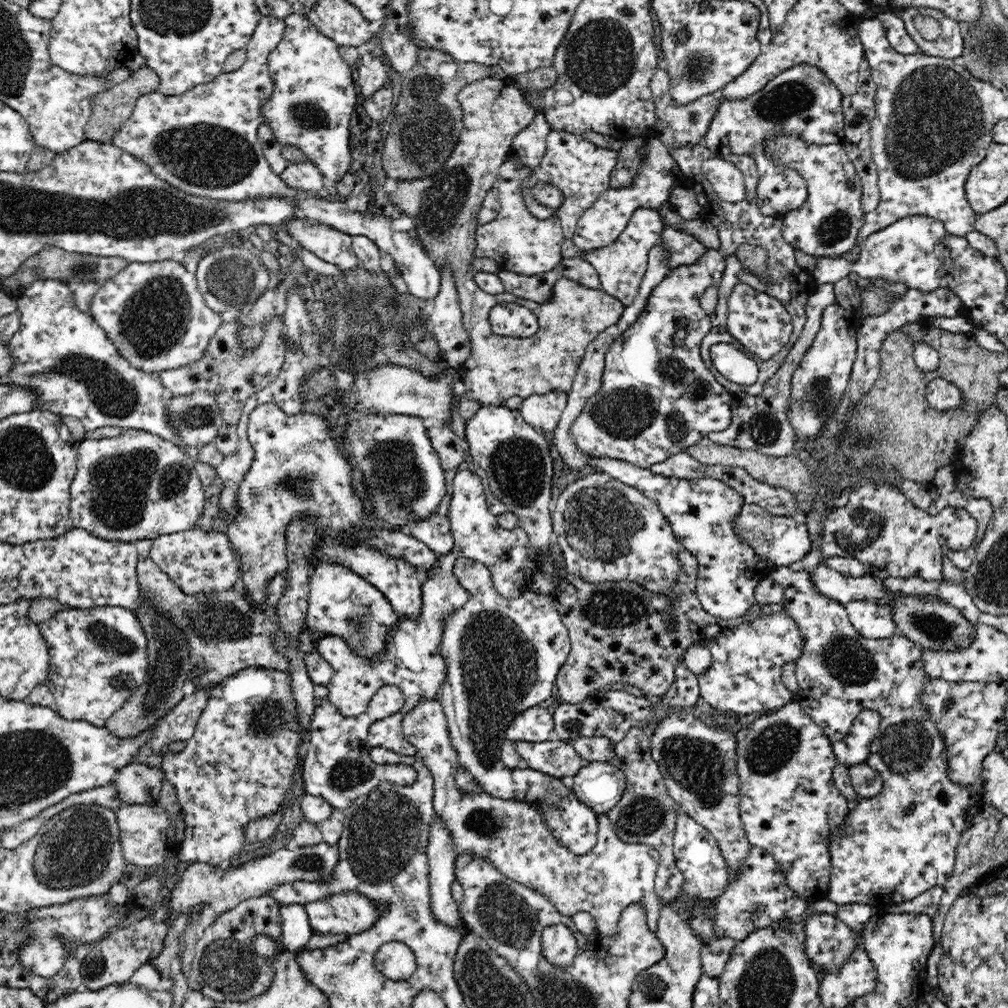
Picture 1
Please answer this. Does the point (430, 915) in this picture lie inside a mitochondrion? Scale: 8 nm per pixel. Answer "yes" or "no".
no

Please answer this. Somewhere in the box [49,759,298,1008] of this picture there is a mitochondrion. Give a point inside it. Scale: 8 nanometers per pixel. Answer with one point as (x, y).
(226, 966)

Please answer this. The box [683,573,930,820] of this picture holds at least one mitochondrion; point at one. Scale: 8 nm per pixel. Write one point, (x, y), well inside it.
(848, 661)

